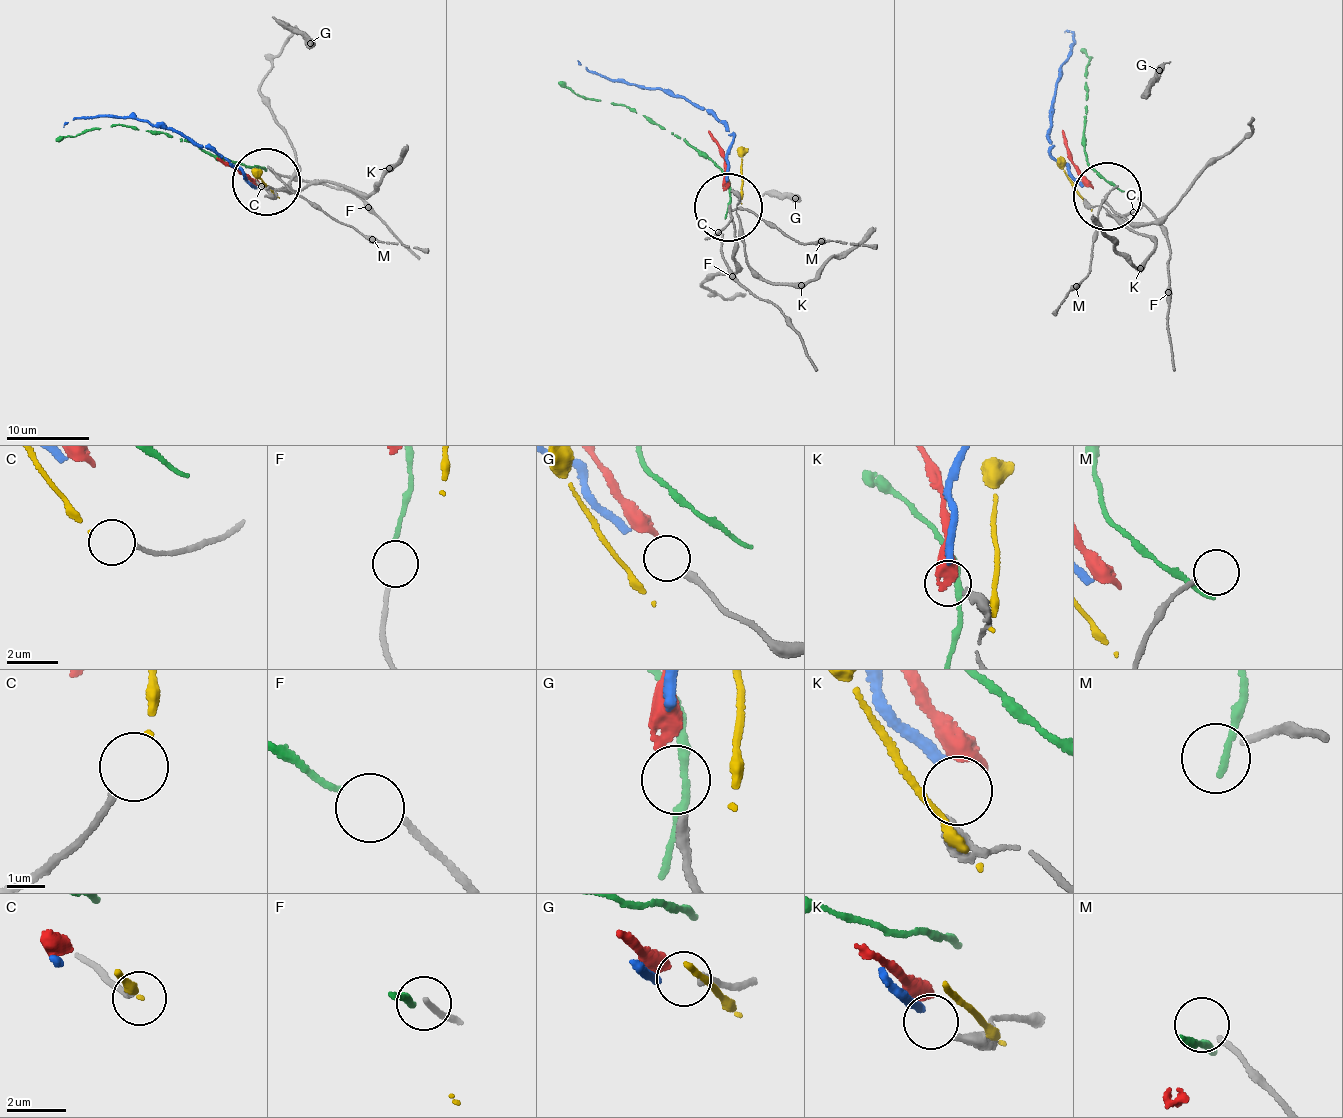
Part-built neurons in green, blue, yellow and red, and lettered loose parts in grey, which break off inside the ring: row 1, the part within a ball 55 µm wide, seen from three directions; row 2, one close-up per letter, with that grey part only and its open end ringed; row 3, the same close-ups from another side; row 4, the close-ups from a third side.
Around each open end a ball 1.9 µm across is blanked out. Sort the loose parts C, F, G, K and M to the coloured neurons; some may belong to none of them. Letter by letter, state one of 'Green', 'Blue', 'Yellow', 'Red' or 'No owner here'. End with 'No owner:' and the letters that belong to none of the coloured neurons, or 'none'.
C: Yellow
F: Green
G: Red
K: No owner here
M: No owner here
No owner: K, M

